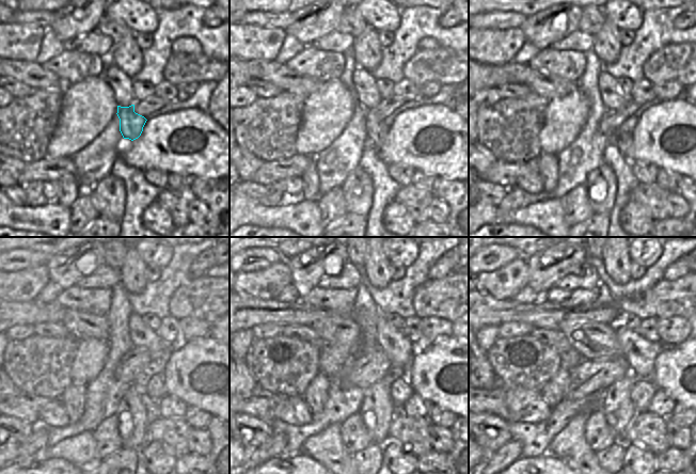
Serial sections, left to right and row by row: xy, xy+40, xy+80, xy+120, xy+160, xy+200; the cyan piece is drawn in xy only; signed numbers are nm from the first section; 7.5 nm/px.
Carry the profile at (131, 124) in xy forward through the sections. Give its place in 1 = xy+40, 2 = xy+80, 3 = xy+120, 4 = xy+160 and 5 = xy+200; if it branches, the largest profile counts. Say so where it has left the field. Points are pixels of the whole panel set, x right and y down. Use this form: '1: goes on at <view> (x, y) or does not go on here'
1: goes on at xy+40 (377, 131)
2: goes on at xy+80 (621, 138)
3: goes on at xy+120 (151, 380)
4: goes on at xy+160 (400, 390)
5: goes on at xy+200 (643, 391)

